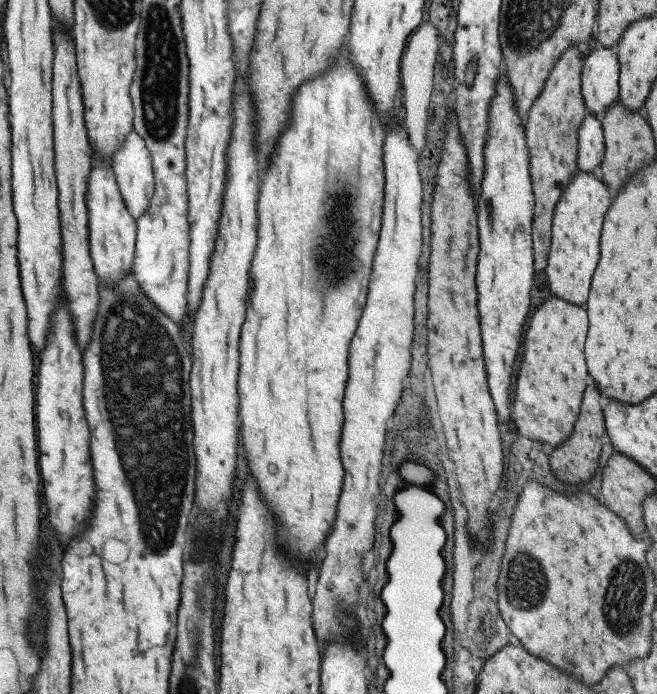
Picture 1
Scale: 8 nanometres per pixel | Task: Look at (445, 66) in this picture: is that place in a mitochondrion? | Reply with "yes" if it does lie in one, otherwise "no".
no

